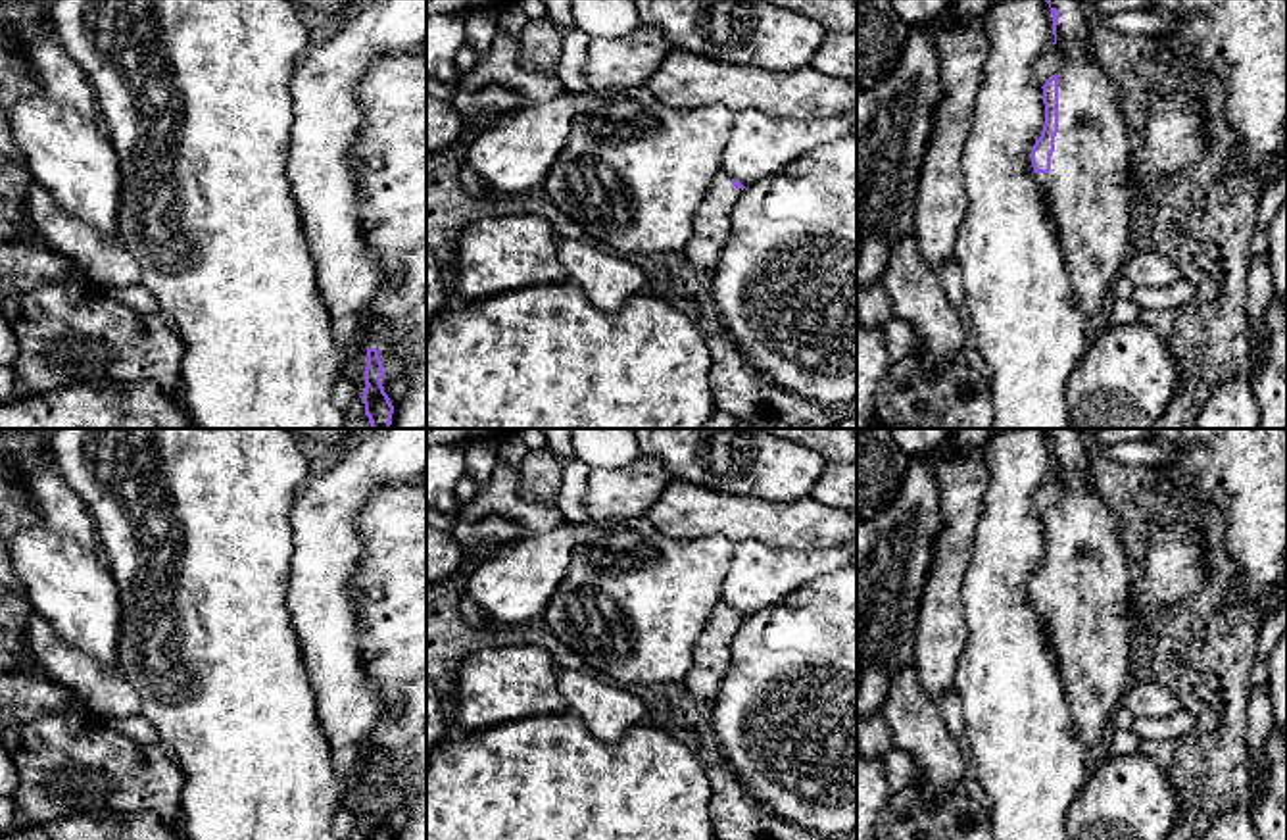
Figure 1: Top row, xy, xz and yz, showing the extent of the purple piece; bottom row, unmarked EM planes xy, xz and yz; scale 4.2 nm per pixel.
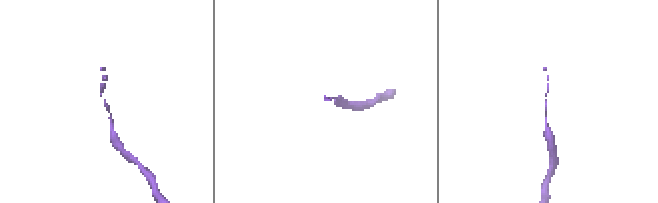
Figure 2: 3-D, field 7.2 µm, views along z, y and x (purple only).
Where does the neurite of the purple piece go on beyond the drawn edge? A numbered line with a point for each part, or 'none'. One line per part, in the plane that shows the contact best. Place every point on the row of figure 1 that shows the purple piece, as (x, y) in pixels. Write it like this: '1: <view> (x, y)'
1: yz (1088, 195)

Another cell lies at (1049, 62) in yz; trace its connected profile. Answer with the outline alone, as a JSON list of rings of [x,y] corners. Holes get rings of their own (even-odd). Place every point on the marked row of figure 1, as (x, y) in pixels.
[[[1058,44],[1047,48],[1035,62],[1032,83],[1043,86],[1055,73],[1058,73],[1062,62],[1064,56]]]

